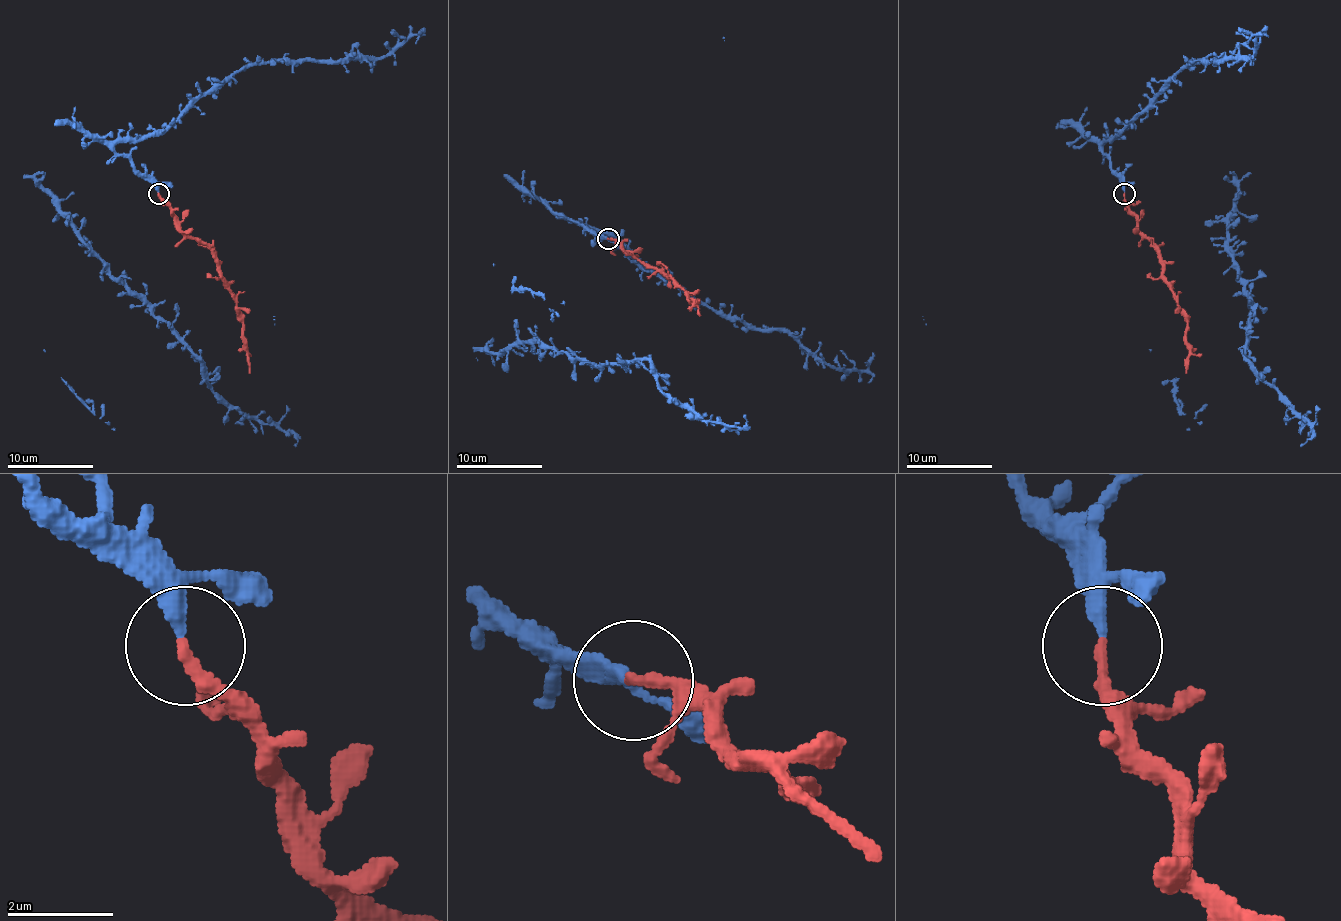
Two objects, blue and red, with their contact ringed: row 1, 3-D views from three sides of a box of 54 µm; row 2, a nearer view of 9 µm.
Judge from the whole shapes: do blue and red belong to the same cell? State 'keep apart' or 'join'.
join

